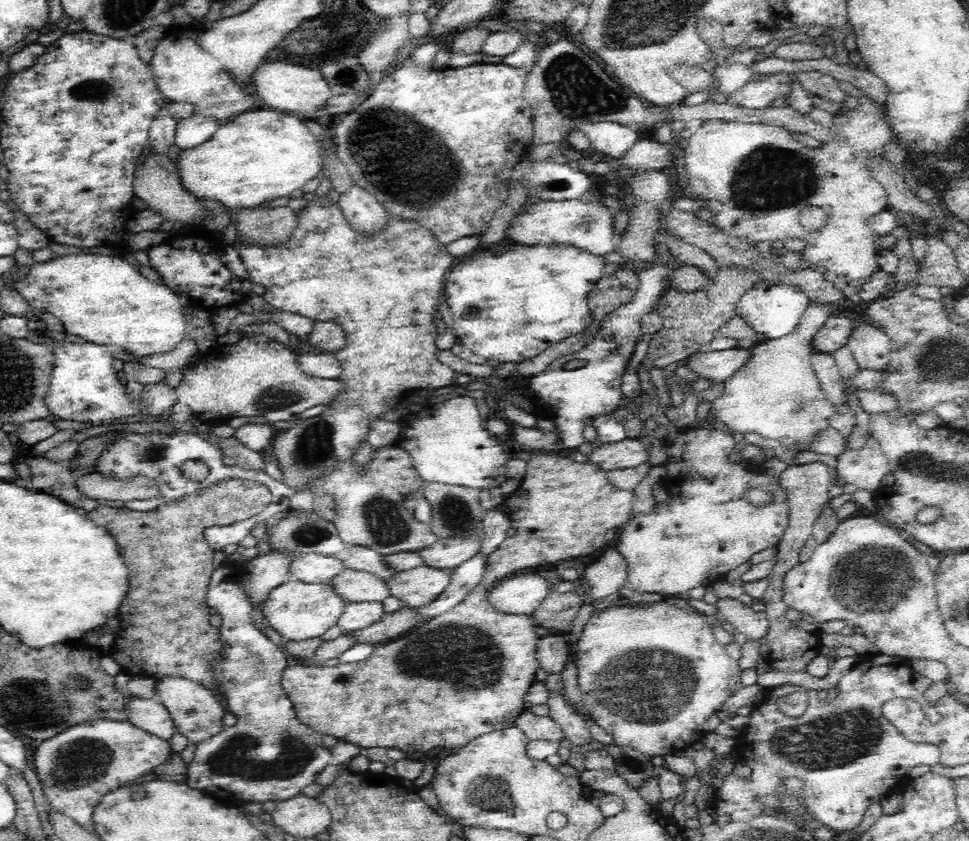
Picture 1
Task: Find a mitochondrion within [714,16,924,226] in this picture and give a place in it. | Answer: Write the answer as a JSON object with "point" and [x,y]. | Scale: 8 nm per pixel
{"point":[768,175]}

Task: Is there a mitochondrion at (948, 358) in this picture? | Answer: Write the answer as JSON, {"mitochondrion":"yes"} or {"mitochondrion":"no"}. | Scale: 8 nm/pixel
{"mitochondrion":"yes"}

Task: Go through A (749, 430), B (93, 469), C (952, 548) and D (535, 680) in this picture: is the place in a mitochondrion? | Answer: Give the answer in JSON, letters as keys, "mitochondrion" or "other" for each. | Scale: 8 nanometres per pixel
{"A":"other","B":"other","C":"other","D":"other"}

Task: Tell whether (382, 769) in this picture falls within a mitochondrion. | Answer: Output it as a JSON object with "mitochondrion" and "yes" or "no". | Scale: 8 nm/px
{"mitochondrion":"no"}

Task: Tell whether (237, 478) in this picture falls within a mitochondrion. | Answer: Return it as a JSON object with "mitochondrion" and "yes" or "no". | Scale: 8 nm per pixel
{"mitochondrion":"no"}

